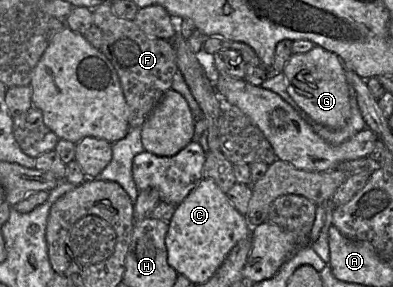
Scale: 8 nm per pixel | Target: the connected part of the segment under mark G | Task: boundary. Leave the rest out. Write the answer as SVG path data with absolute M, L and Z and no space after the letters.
M314 46L306 53L292 53L282 73L286 78L287 93L296 104L316 123L337 130L346 125L351 114L346 70L347 68L335 53Z

